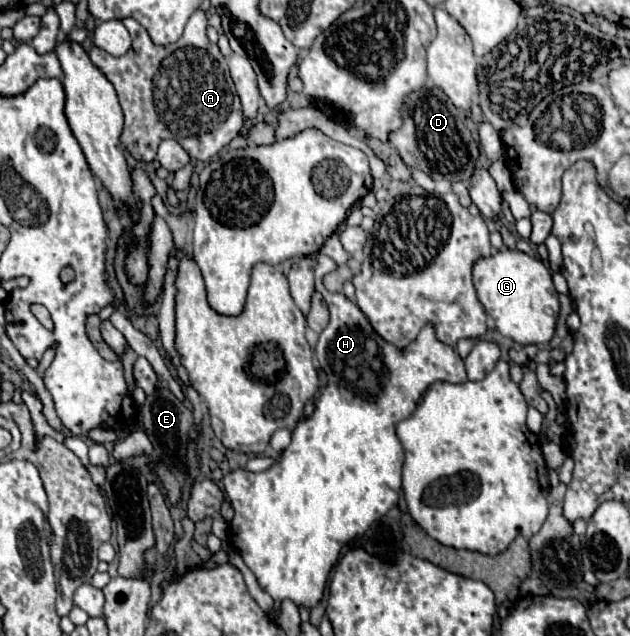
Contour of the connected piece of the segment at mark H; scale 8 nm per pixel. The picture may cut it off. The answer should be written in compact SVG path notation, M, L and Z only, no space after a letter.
M317 283L317 289L321 291L327 307L329 307L329 313L331 313L331 319L327 323L327 327L323 329L323 333L319 335L319 341L317 341L317 347L315 347L315 355L319 359L319 365L325 369L327 373L327 387L319 387L319 399L317 399L317 407L313 411L313 415L309 419L301 419L297 423L297 427L293 429L293 437L291 437L291 445L285 449L281 461L277 465L271 465L267 471L263 473L247 473L245 469L237 469L233 473L229 473L223 483L225 483L225 493L231 501L231 507L235 511L233 519L231 519L231 529L229 529L229 541L235 545L235 549L239 551L239 555L243 557L245 565L255 573L255 577L259 579L259 585L265 593L269 593L273 597L273 607L269 611L269 619L277 619L279 613L281 613L281 601L283 599L291 599L295 605L299 607L305 607L305 609L313 609L321 597L323 597L323 591L325 591L325 583L327 583L327 575L331 571L331 567L337 563L339 559L339 551L345 543L353 541L355 537L363 535L371 523L379 517L383 517L393 505L397 505L399 501L399 489L401 489L401 467L403 467L403 447L395 435L395 427L399 421L407 419L409 415L413 415L413 411L417 409L417 401L421 399L421 395L425 393L425 389L435 383L435 381L449 381L449 383L465 383L467 381L467 375L465 375L465 365L463 365L463 359L455 353L453 347L437 341L435 337L435 331L431 325L423 327L421 333L417 335L415 343L411 343L405 351L397 351L391 343L385 343L371 327L369 327L369 321L365 319L365 315L361 315L361 311L357 311L357 305L347 301L345 297L333 297L333 293L329 293L327 289L323 289L319 283Z

